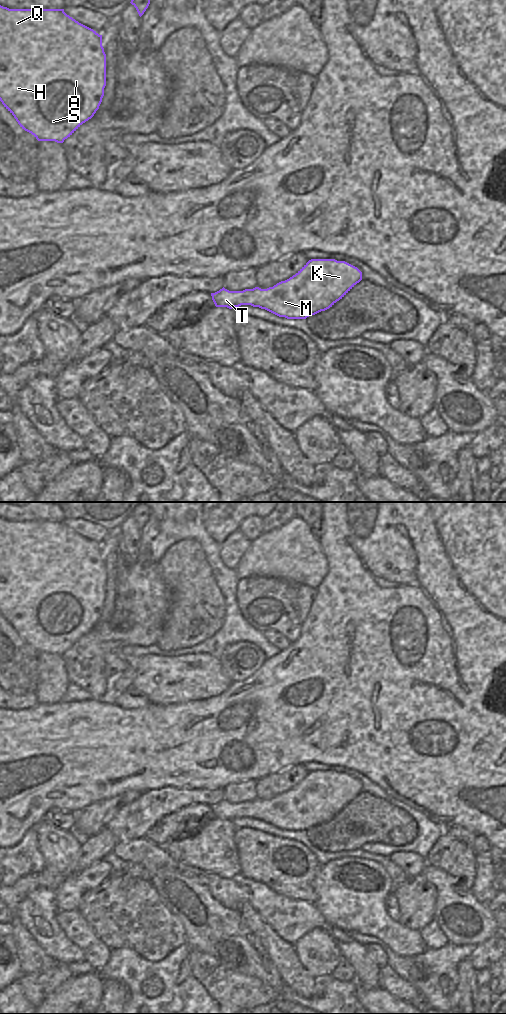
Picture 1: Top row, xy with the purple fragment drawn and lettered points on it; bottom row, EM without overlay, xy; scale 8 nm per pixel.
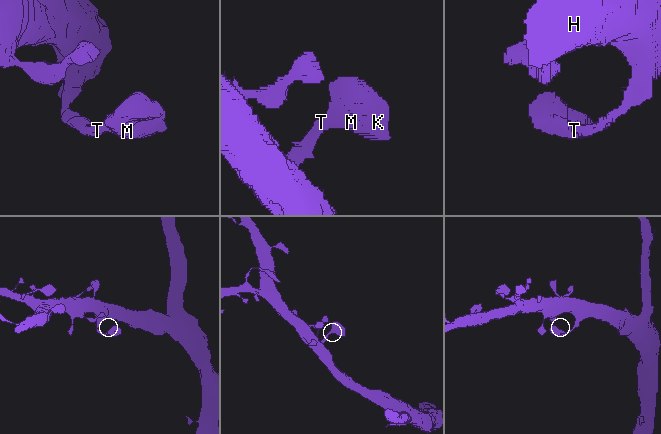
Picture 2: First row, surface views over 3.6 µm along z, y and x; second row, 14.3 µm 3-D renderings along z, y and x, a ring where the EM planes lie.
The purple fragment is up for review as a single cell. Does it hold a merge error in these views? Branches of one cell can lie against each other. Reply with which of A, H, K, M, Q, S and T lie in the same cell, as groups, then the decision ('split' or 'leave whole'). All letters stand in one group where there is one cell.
groups A H K M Q S T; leave whole

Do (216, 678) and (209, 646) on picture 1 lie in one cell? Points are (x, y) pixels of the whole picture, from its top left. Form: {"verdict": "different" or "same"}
{"verdict": "different"}

